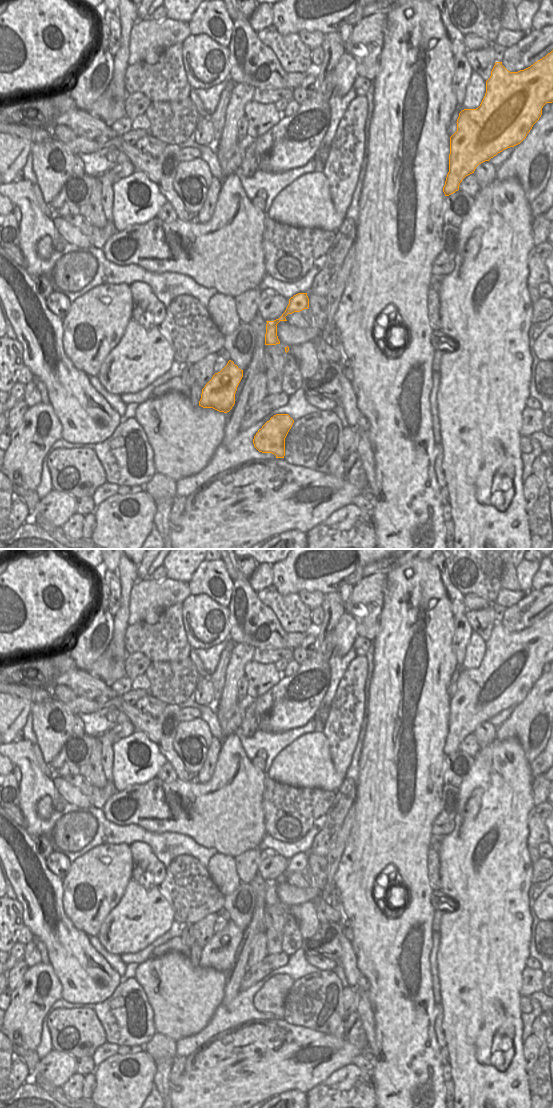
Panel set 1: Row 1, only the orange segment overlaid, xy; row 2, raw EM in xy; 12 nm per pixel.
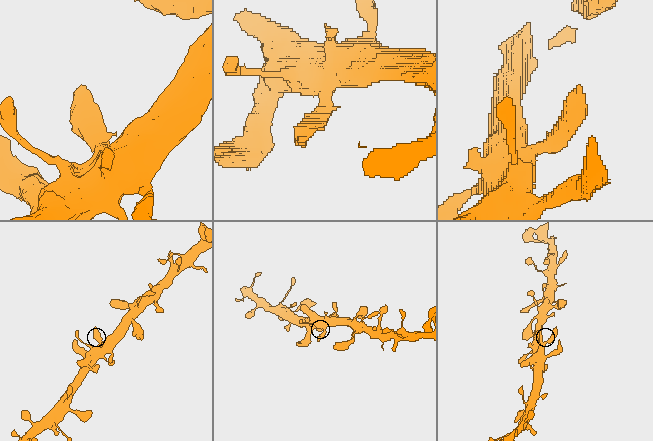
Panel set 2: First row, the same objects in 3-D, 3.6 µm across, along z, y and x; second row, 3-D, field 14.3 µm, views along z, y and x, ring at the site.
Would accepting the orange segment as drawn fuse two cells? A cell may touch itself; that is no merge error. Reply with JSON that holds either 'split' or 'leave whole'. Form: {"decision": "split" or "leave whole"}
{"decision": "leave whole"}

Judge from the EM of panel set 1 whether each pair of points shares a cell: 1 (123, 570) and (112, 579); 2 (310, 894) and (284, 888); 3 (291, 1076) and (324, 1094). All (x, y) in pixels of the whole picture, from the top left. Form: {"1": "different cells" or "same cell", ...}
{"1": "different cells", "2": "same cell", "3": "different cells"}

